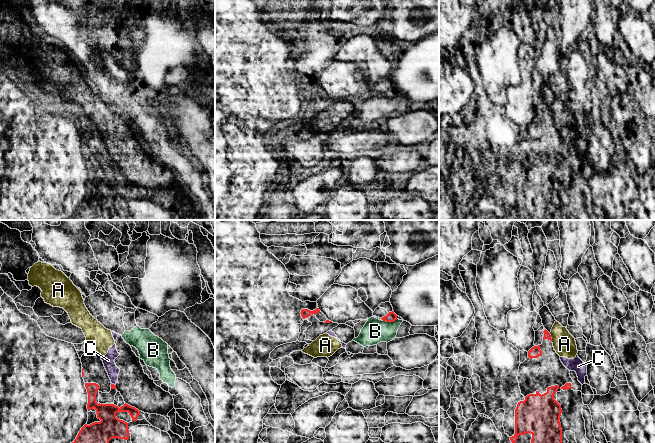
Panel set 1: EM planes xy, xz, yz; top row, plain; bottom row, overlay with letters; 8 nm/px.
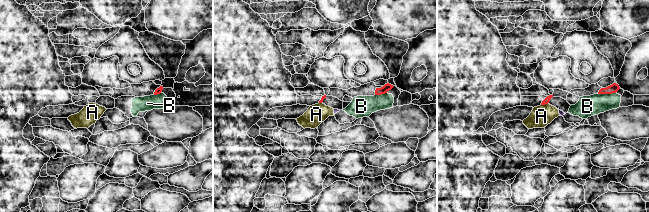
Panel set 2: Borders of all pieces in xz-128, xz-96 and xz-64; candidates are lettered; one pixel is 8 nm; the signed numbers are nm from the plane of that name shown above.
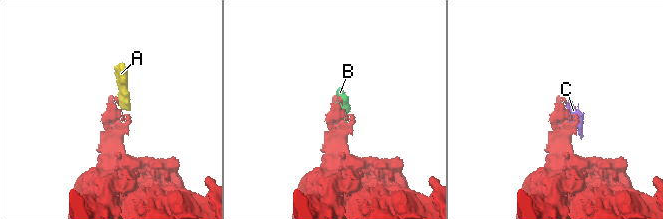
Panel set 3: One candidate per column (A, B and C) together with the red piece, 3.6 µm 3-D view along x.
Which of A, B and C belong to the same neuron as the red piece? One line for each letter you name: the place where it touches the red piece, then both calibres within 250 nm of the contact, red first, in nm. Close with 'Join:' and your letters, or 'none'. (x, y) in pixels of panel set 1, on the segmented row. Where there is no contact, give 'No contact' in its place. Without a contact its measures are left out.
Join: none

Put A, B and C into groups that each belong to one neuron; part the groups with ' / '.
A C / B

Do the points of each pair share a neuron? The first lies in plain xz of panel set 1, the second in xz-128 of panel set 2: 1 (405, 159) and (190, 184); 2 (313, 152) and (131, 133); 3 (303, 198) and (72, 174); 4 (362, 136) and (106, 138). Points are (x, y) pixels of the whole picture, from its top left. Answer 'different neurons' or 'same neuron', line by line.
1: different neurons
2: different neurons
3: same neuron
4: same neuron

